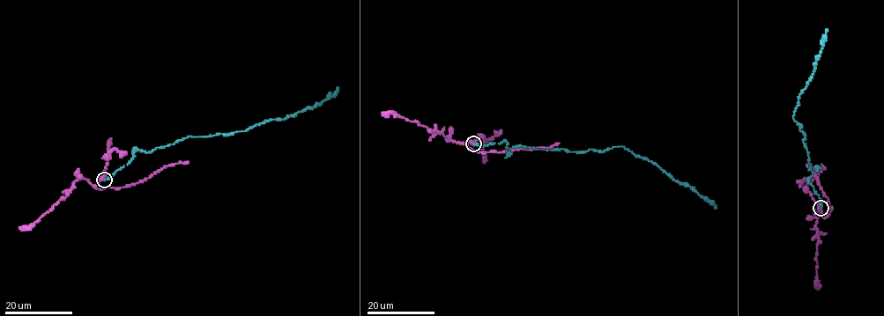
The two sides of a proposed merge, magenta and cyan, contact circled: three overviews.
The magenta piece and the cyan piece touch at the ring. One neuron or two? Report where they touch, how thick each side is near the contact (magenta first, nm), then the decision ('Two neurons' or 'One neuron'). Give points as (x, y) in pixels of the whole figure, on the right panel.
Place: (820, 208). Thickness 550 nm (magenta) against 190 nm. Two neurons

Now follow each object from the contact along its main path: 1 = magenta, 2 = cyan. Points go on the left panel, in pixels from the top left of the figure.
1: (105, 180), (100, 179), (97, 188), (125, 187), (144, 180), (166, 166), (189, 160)
2: (105, 180), (129, 164), (135, 151), (149, 152), (188, 137), (229, 134), (282, 120), (315, 107), (338, 88)

